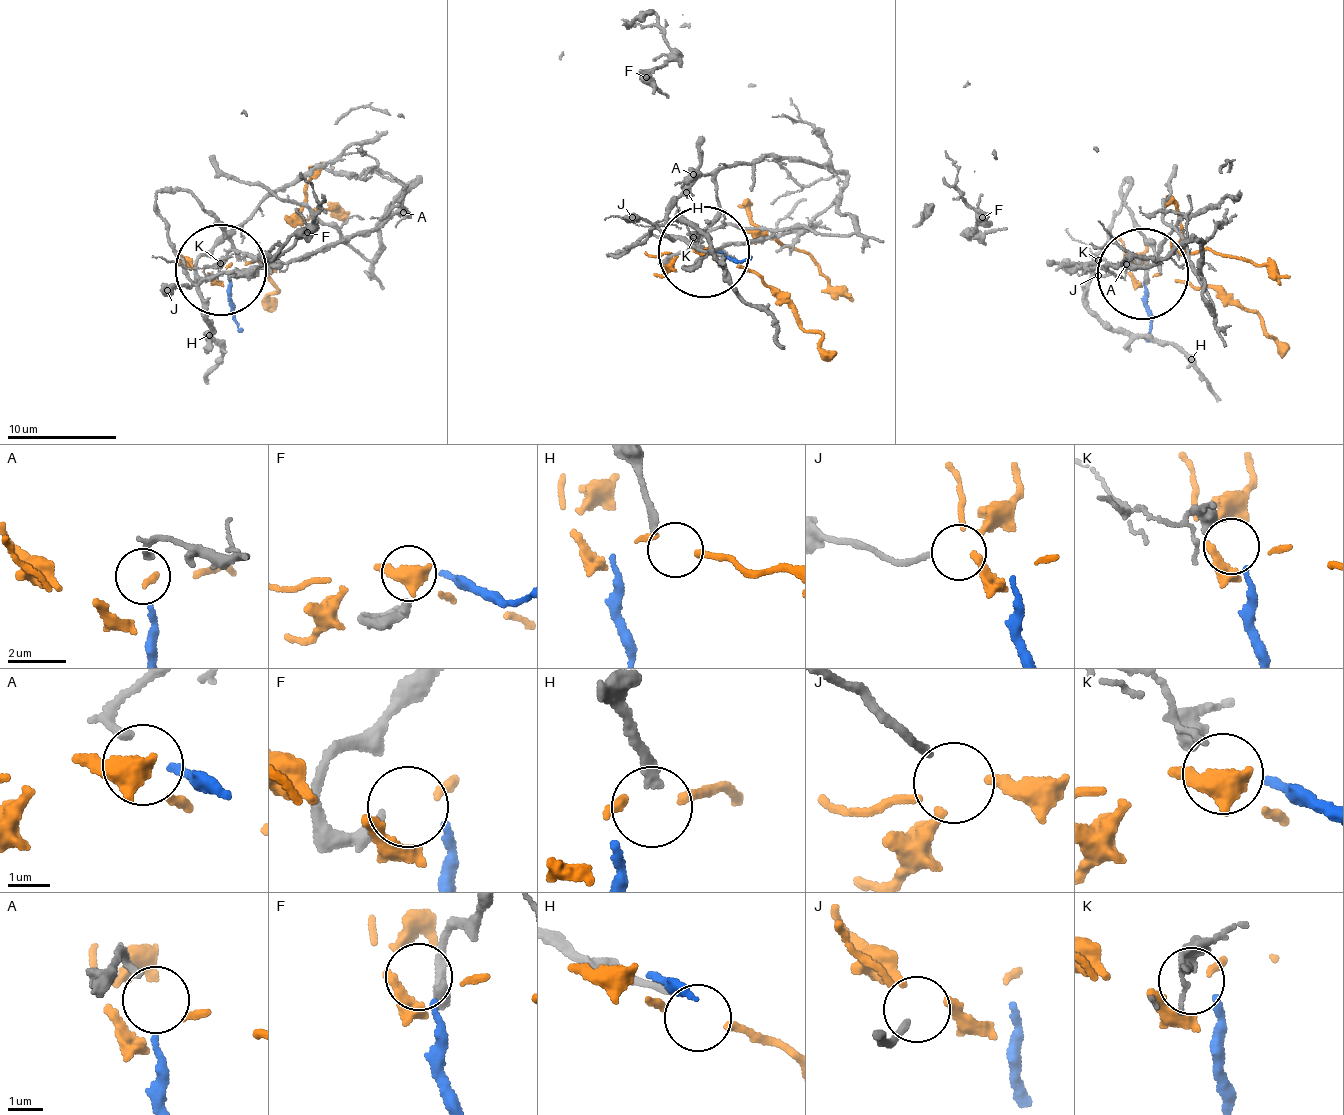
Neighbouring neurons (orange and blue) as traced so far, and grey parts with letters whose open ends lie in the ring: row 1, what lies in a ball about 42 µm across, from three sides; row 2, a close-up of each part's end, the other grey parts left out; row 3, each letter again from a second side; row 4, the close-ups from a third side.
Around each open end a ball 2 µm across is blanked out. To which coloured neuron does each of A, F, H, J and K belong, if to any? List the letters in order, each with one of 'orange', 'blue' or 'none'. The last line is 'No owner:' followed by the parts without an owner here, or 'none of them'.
A: blue
F: none
H: none
J: orange
K: none
No owner: F, H, K

